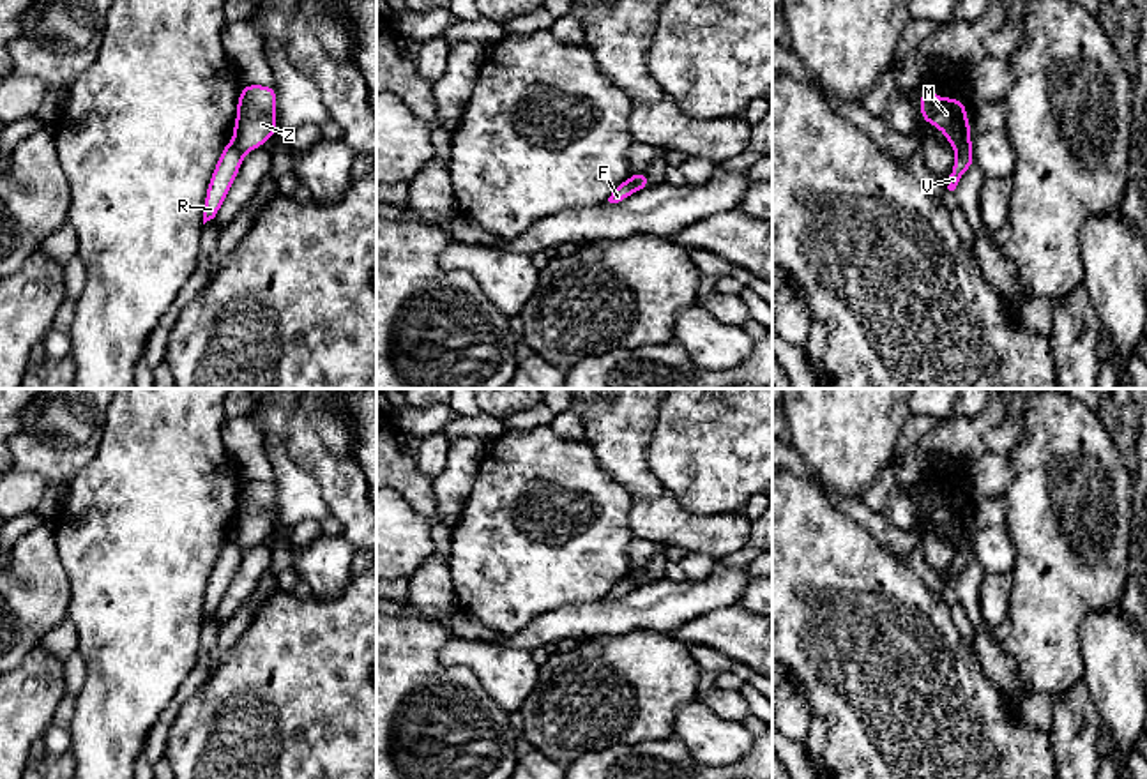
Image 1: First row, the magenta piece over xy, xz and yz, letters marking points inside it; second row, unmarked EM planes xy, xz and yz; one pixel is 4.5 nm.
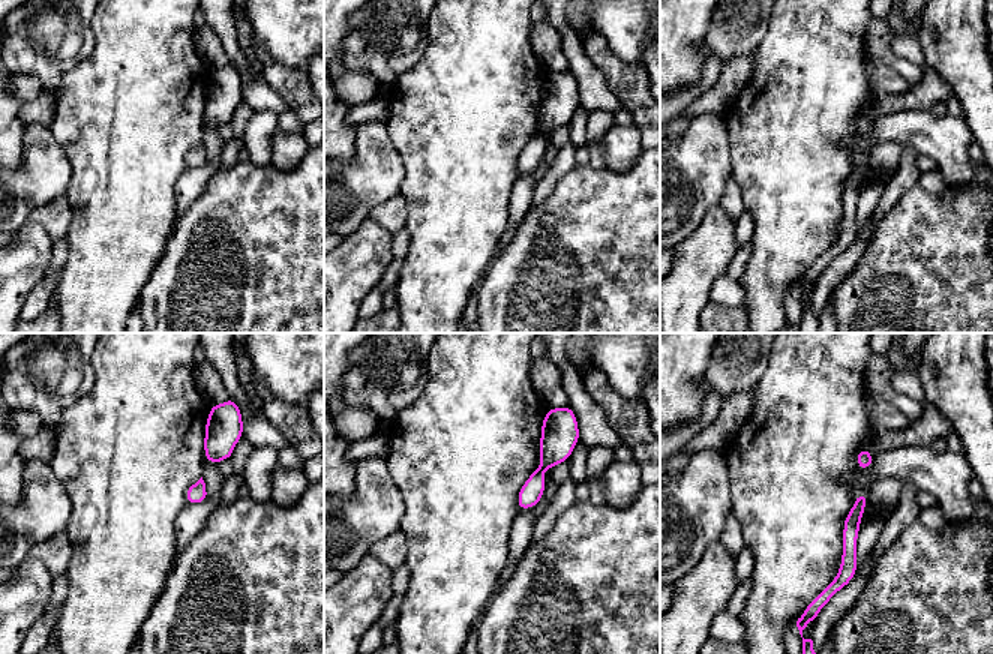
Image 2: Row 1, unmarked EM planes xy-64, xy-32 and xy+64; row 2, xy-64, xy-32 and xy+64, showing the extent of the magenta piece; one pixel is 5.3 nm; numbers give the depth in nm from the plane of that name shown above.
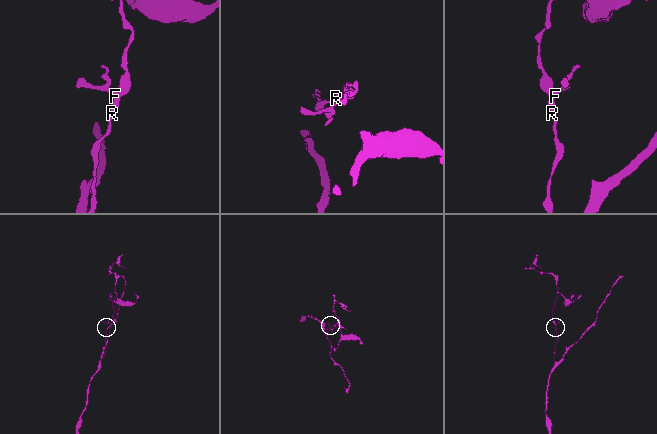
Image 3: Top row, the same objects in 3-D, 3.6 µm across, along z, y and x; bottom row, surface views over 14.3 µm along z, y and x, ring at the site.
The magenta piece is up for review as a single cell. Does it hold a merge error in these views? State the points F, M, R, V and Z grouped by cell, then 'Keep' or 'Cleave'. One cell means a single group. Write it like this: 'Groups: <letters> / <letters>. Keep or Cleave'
Groups: F R V / M Z. Cleave

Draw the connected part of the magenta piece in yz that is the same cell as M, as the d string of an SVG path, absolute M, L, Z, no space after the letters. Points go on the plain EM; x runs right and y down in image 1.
M921 486L921 514L938 523L958 549L970 541L972 526L961 495L944 495L930 486Z

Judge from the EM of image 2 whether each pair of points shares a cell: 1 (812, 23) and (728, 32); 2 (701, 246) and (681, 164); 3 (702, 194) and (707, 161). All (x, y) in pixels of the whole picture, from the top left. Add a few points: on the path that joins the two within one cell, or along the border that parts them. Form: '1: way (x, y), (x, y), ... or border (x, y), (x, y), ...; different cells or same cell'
1: border (771, 15), (765, 36), (752, 53); different cells
2: border (719, 203), (675, 246); different cells
3: way (702, 186), (702, 168); same cell

